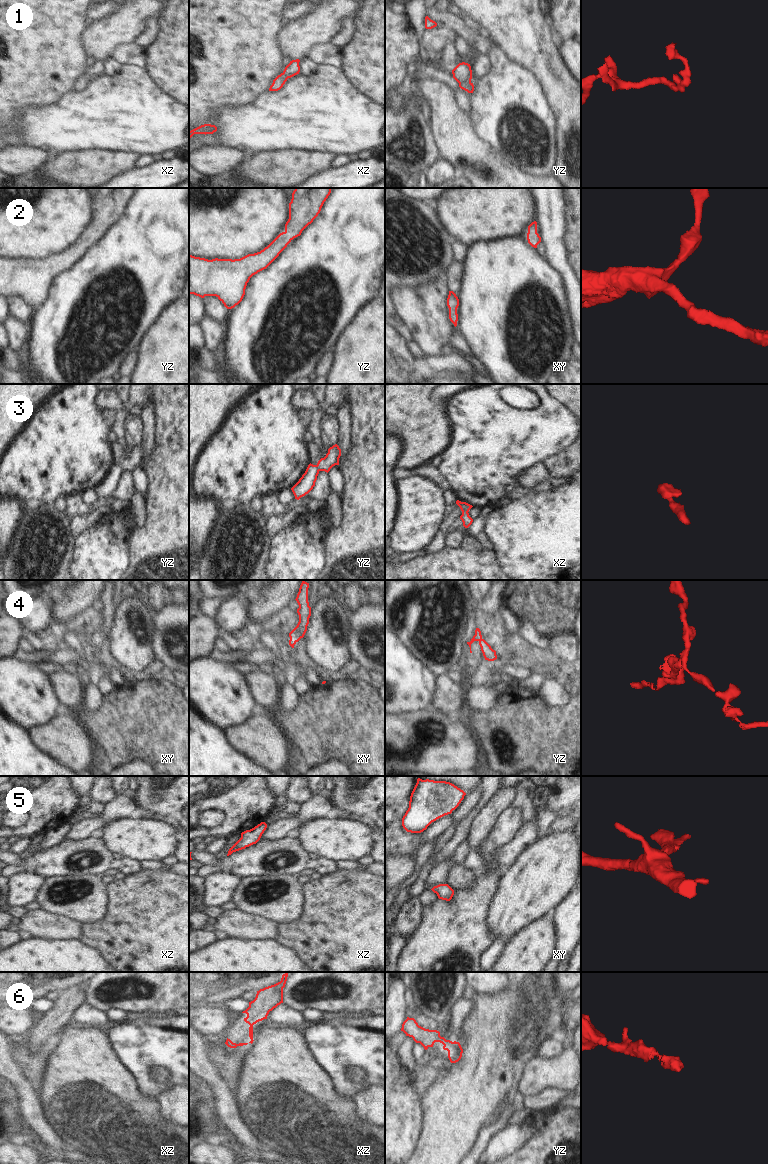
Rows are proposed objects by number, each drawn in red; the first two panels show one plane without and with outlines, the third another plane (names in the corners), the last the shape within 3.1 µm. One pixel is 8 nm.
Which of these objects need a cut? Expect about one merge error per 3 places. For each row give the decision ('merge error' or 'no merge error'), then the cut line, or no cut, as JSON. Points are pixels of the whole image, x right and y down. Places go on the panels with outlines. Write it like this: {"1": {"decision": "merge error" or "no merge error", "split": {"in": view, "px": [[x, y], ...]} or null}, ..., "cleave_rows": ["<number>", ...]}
{"1": {"decision": "no merge error", "split": null}, "2": {"decision": "no merge error", "split": null}, "3": {"decision": "no merge error", "split": null}, "4": {"decision": "no merge error", "split": null}, "5": {"decision": "no merge error", "split": null}, "6": {"decision": "no merge error", "split": null}, "cleave_rows": []}

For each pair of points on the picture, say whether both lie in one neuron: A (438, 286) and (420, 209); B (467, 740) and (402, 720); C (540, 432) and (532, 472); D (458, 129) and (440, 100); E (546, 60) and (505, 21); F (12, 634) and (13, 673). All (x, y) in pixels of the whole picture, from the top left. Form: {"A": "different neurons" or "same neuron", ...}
{"A": "different neurons", "B": "same neuron", "C": "different neurons", "D": "same neuron", "E": "same neuron", "F": "different neurons"}

